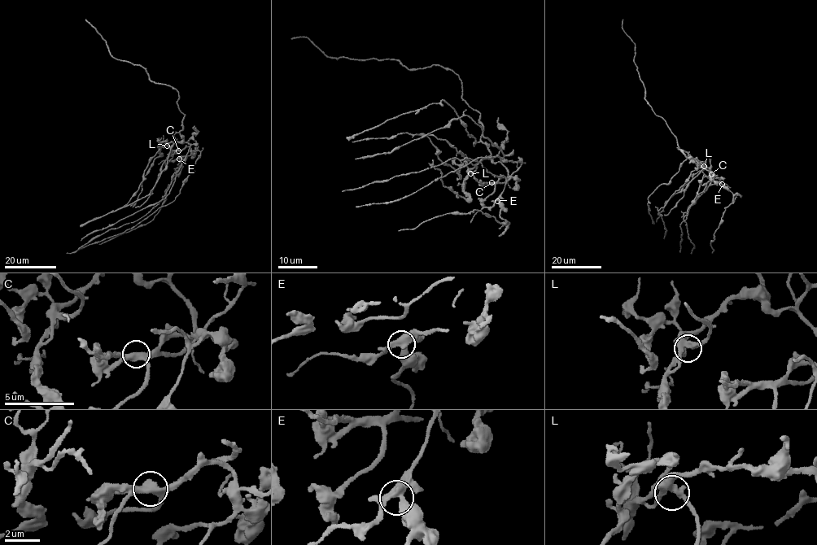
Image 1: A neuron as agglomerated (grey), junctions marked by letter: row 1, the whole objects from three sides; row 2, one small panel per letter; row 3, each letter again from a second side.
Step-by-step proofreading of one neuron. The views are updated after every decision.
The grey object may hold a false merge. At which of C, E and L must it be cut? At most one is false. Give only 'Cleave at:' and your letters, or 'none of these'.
Cleave at: none of these

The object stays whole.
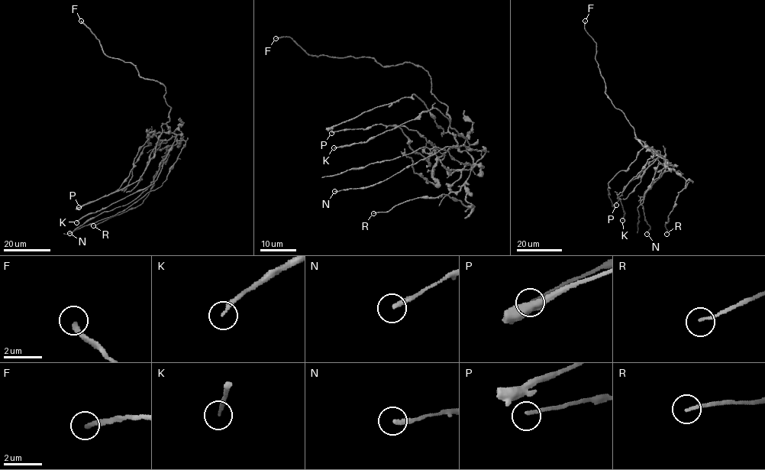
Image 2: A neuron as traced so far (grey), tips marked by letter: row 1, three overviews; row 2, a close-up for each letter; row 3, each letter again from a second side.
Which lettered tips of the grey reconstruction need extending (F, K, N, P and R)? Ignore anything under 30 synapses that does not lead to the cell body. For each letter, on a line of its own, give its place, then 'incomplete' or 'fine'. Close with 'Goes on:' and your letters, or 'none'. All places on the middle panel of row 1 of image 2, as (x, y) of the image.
F: (275, 38) | incomplete
K: (334, 147) | fine
N: (334, 191) | fine
P: (331, 133) | fine
R: (373, 213) | fine
Goes on: F

